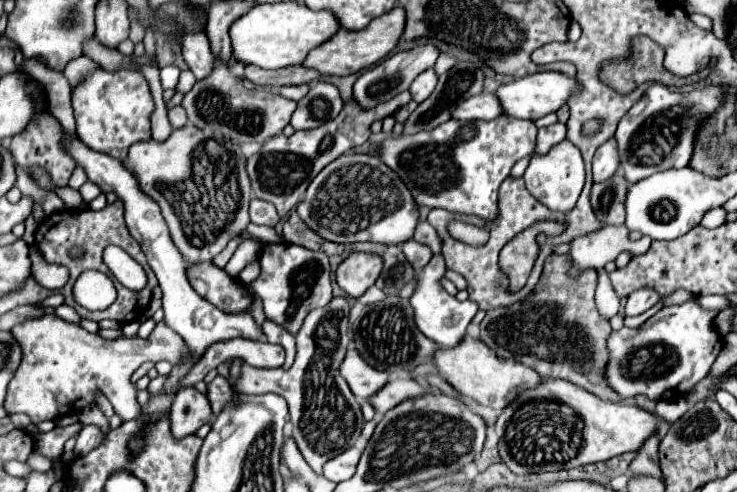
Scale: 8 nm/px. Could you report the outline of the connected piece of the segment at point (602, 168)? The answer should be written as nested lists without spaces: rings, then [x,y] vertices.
[[[609,138],[605,144],[601,144],[593,156],[593,180],[603,182],[611,178],[619,168],[617,160],[617,140]]]

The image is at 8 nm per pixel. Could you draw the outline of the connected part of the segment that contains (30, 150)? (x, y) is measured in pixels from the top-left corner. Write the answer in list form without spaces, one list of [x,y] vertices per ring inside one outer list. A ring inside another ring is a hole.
[[[37,112],[31,120],[31,124],[27,124],[25,132],[17,134],[11,138],[11,154],[15,158],[15,162],[23,168],[23,170],[29,170],[33,164],[37,166],[43,166],[49,174],[51,174],[51,180],[55,186],[65,186],[69,182],[69,176],[71,172],[75,170],[75,160],[67,154],[65,150],[65,142],[63,142],[63,126],[61,122],[51,116],[49,112]]]

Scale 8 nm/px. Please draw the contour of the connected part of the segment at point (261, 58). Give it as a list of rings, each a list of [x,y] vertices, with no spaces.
[[[279,2],[279,4],[259,4],[251,8],[247,14],[237,18],[231,28],[231,48],[233,58],[245,66],[253,64],[259,68],[285,68],[293,64],[301,64],[309,50],[329,40],[339,30],[339,22],[331,12],[321,10],[313,12],[305,4],[299,2]]]

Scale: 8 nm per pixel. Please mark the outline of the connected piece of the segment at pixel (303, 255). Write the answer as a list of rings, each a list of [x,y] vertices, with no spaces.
[[[289,242],[263,244],[259,262],[261,262],[261,274],[251,284],[251,288],[263,300],[267,320],[281,324],[291,334],[299,332],[305,316],[313,308],[323,308],[325,304],[329,304],[329,298],[333,298],[329,258],[323,252],[311,252],[303,246]]]

